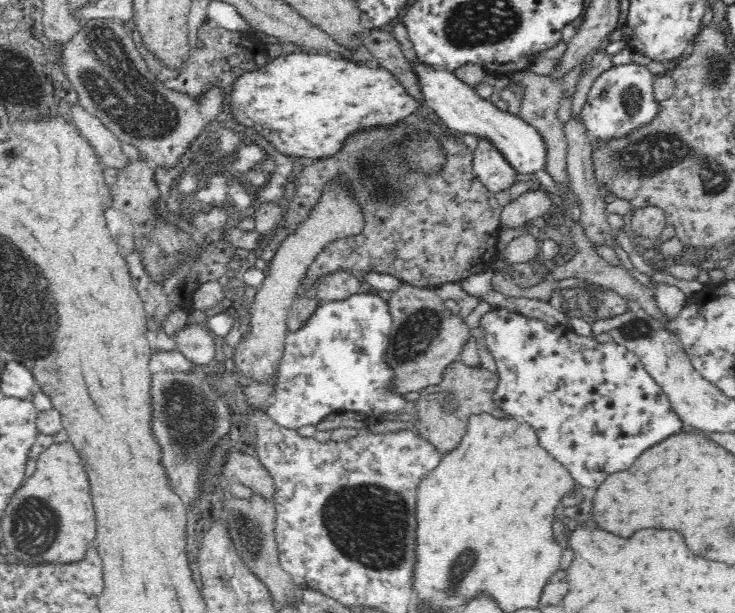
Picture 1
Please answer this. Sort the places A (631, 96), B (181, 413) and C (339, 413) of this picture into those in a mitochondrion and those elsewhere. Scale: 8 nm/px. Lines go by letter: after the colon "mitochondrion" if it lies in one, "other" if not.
A: mitochondrion
B: mitochondrion
C: other

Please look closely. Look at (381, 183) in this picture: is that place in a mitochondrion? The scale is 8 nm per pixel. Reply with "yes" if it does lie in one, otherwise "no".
yes

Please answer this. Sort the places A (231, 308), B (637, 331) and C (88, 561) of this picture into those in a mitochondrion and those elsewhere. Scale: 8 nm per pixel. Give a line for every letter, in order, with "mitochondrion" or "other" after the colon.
A: other
B: mitochondrion
C: other

